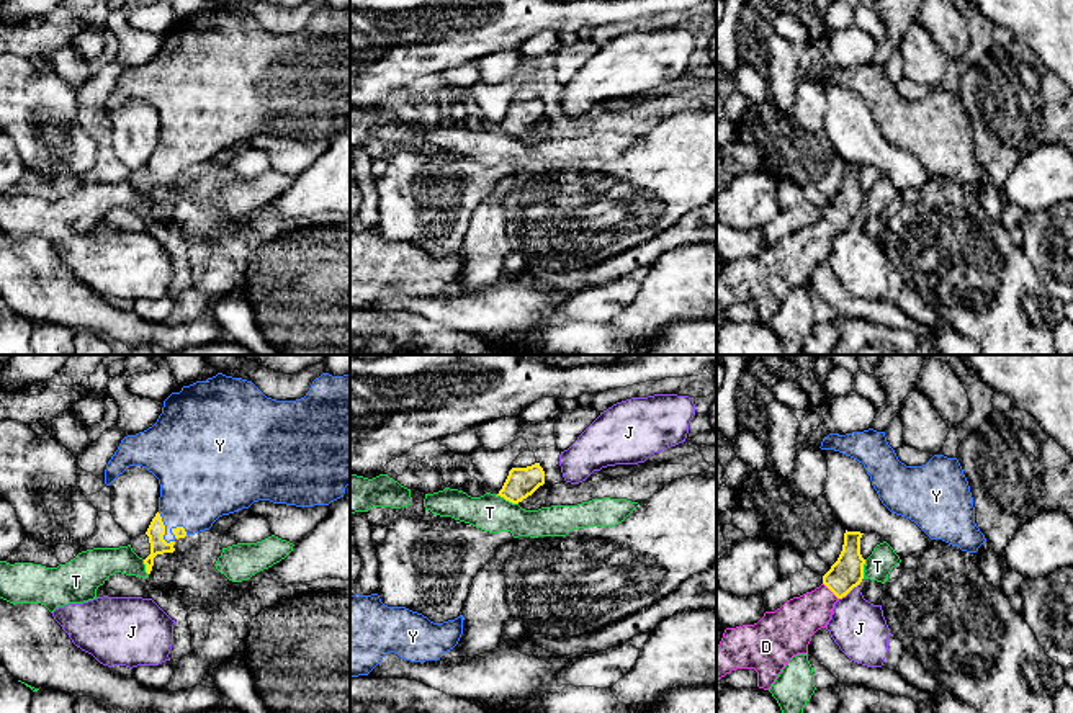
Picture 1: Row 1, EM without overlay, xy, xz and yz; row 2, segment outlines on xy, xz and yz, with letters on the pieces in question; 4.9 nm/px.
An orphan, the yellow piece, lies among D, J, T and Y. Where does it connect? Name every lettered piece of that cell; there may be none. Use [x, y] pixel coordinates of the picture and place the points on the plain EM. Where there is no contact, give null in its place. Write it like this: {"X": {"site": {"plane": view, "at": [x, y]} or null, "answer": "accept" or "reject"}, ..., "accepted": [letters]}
{"D": {"site": {"plane": "yz", "at": [830, 223]}, "answer": "accept"}, "J": {"site": {"plane": "yz", "at": [848, 226]}, "answer": "reject"}, "T": {"site": {"plane": "xz", "at": [507, 133]}, "answer": "reject"}, "Y": {"site": {"plane": "xy", "at": [170, 175]}, "answer": "accept"}, "accepted": ["D", "Y"]}

